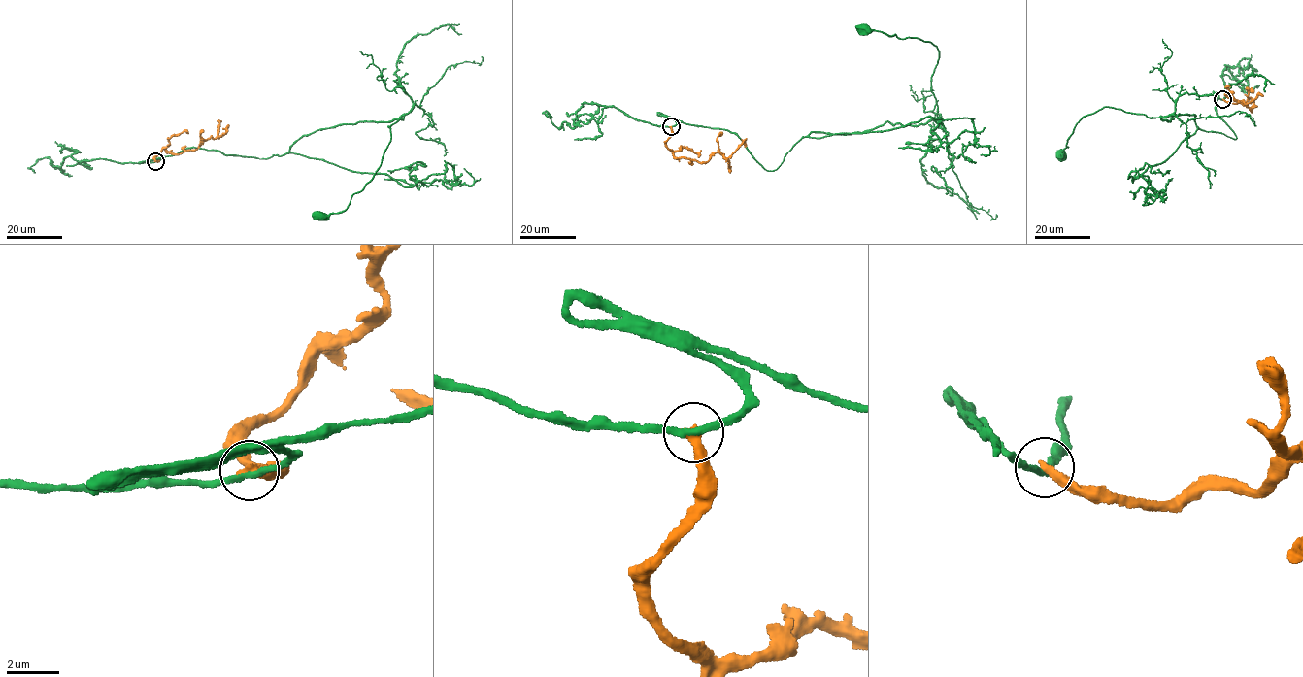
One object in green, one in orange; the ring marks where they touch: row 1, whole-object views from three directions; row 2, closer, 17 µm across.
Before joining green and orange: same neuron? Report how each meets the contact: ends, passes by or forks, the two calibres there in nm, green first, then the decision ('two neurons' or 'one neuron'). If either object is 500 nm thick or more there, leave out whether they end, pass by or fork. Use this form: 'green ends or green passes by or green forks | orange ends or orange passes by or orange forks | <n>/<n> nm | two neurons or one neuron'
green passes by | orange ends | 240/360 nm | two neurons

